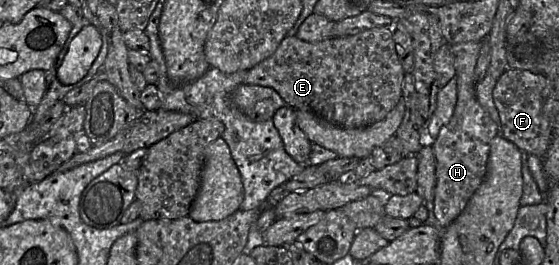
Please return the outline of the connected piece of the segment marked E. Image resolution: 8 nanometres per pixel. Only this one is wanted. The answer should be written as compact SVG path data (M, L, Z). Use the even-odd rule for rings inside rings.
M377 27L358 34L305 42L286 36L276 51L248 71L243 84L275 90L286 106L304 110L346 129L362 128L383 120L402 98L405 71L399 61L391 27Z

